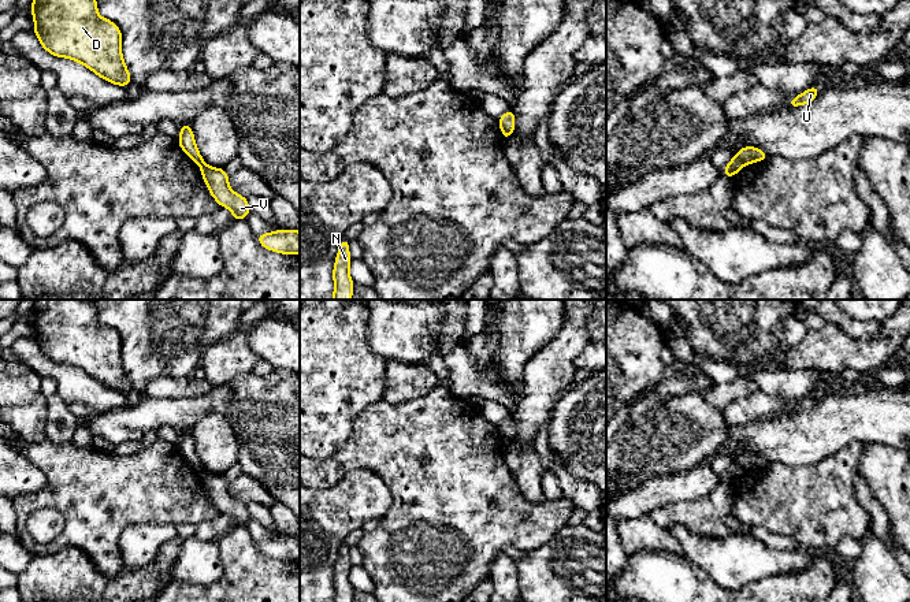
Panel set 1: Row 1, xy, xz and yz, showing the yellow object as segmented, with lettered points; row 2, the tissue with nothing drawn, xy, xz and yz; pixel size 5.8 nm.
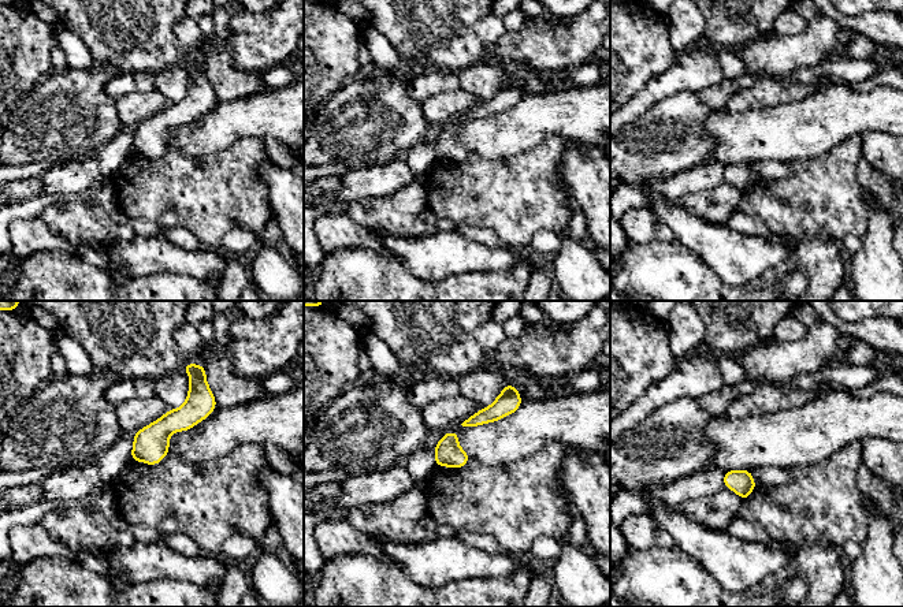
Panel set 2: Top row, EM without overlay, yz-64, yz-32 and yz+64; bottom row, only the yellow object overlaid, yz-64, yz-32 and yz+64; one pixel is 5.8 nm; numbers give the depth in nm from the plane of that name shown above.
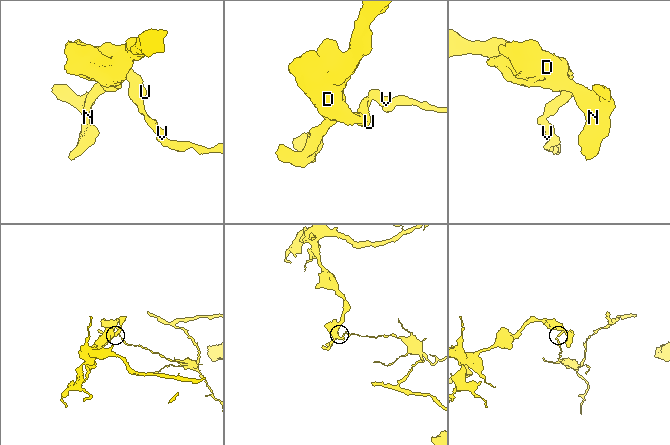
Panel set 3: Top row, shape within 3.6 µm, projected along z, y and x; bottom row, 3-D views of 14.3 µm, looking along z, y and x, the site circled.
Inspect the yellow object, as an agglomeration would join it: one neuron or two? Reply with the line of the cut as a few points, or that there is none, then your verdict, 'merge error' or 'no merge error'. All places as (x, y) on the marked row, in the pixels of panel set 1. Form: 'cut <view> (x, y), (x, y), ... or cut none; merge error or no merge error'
cut yz (736, 155), (745, 163); merge error

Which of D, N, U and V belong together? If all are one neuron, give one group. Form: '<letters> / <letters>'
D N U / V

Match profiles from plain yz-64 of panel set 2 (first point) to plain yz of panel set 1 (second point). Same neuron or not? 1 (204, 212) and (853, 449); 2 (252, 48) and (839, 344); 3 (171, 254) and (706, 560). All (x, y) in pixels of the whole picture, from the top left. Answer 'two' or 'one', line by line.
1: one
2: one
3: one

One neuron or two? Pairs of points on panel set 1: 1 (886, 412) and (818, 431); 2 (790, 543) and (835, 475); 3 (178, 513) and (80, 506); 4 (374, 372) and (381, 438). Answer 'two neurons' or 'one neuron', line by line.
1: one neuron
2: two neurons
3: one neuron
4: two neurons

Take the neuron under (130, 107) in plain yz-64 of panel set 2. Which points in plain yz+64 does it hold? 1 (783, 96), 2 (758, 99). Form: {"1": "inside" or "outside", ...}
{"1": "inside", "2": "inside"}

